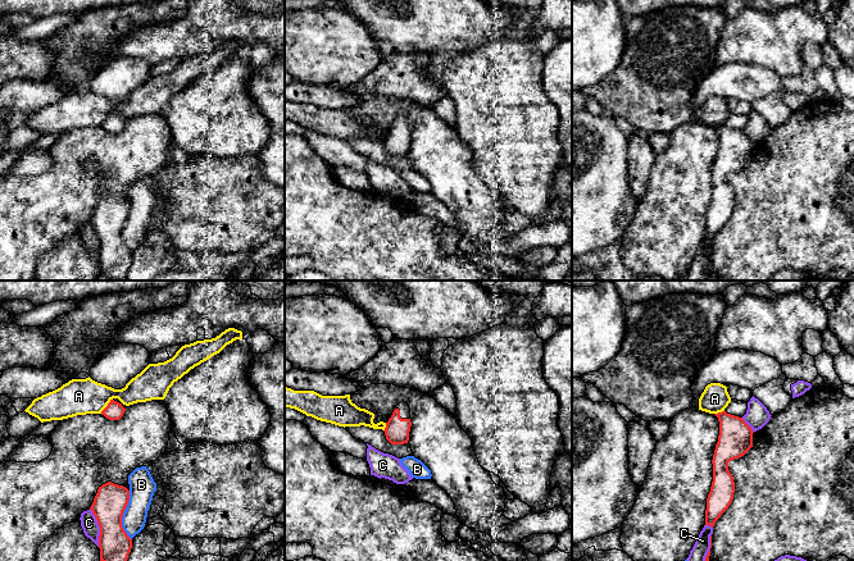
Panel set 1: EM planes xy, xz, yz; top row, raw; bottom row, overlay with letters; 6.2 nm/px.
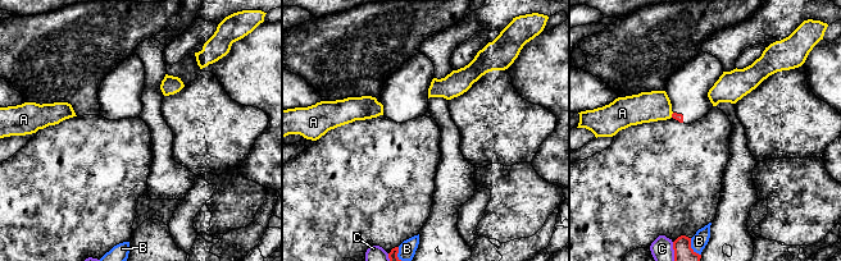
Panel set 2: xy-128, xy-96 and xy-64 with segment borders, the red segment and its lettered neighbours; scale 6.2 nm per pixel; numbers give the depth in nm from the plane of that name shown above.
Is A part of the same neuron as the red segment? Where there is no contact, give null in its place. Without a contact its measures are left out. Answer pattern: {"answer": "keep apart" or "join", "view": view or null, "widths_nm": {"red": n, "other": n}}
{"answer": "keep apart", "view": "xy", "widths_nm": {"red": 120, "other": 220}}

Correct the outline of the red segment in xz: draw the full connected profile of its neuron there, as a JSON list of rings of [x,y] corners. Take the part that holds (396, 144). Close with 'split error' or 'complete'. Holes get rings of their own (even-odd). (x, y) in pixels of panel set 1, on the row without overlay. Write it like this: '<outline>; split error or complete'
[[[401,114],[386,136],[386,141],[383,143],[386,152],[391,158],[408,156],[410,140],[410,122],[406,115]]]; split error

